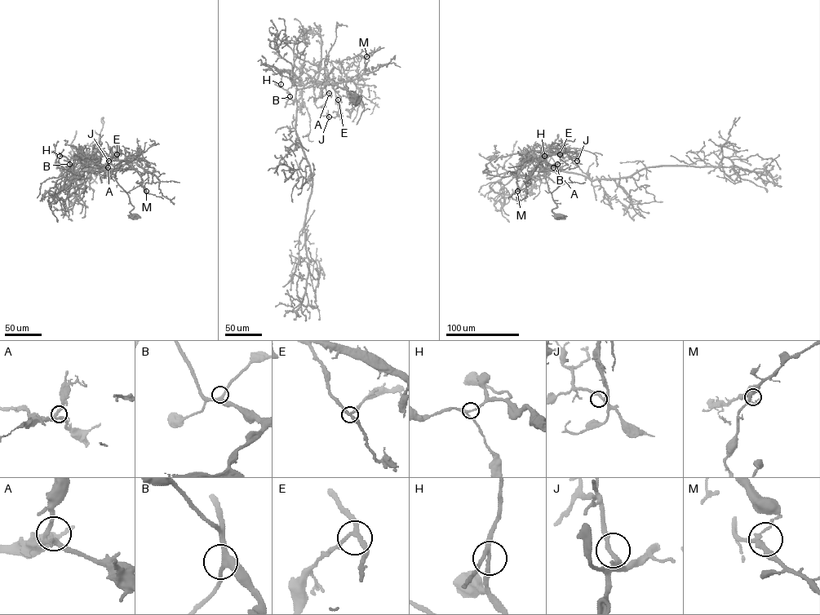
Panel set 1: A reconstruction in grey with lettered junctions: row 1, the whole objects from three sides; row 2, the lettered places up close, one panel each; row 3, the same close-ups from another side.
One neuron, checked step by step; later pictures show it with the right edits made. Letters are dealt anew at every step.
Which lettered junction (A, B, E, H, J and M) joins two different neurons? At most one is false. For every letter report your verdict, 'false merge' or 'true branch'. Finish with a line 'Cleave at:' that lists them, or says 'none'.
A: true branch
B: true branch
E: true branch
H: true branch
J: true branch
M: true branch
Cleave at: none

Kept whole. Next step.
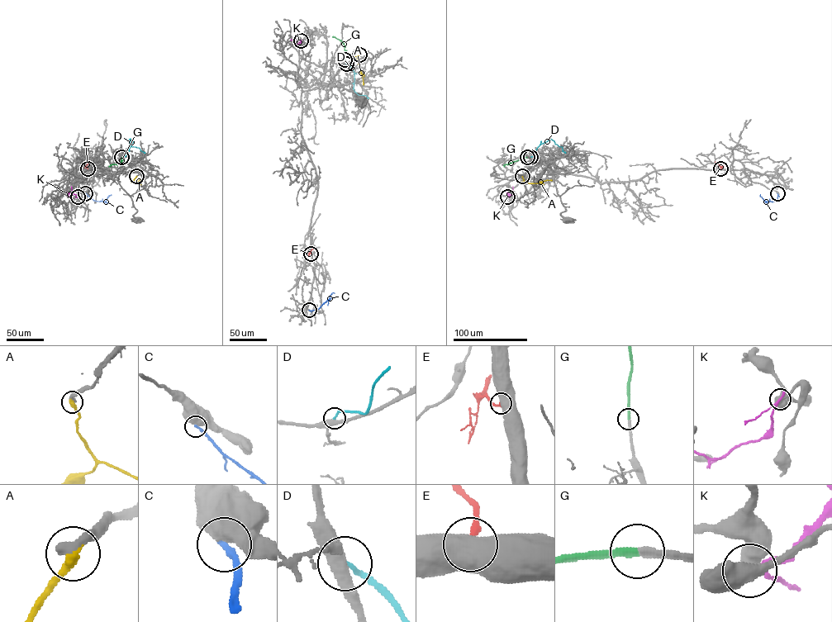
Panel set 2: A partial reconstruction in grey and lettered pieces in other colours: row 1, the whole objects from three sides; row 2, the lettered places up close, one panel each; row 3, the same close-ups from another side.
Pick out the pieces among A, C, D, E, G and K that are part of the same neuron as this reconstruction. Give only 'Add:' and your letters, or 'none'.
Add: G

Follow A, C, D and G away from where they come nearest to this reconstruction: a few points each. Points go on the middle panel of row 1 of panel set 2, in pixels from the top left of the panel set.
A: (359, 54), (357, 59), (363, 84)
C: (309, 310), (319, 308), (335, 292)
D: (346, 64), (354, 72), (354, 91), (368, 98)
G: (344, 59), (344, 45), (333, 36)

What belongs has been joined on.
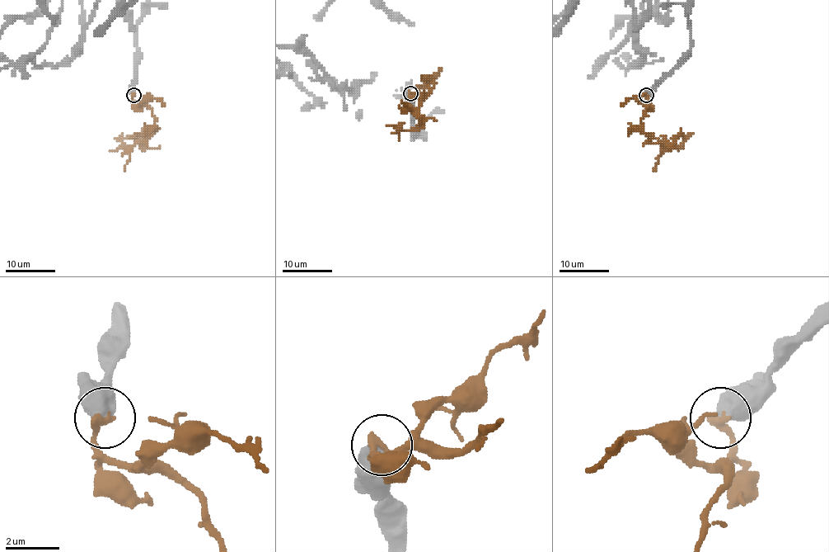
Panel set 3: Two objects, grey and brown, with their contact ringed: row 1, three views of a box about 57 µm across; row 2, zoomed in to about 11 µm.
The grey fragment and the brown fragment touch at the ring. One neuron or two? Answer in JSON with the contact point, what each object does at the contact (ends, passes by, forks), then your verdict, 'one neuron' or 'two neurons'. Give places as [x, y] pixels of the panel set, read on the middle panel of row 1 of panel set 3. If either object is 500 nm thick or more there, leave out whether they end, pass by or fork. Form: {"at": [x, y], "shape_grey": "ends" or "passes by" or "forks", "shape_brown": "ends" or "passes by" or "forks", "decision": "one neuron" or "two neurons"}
{"at": [410, 93], "decision": "two neurons"}

